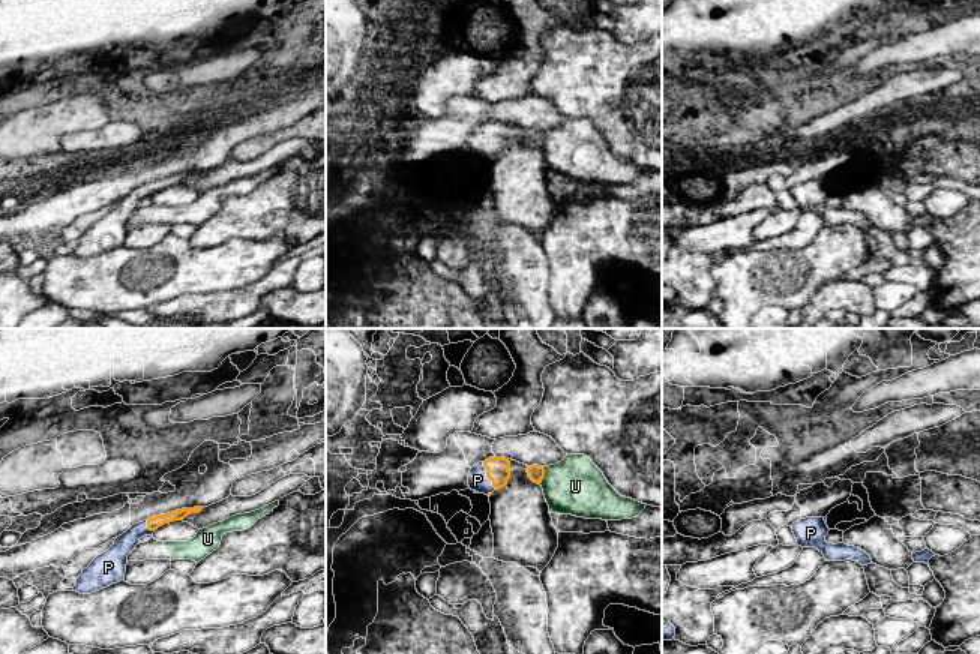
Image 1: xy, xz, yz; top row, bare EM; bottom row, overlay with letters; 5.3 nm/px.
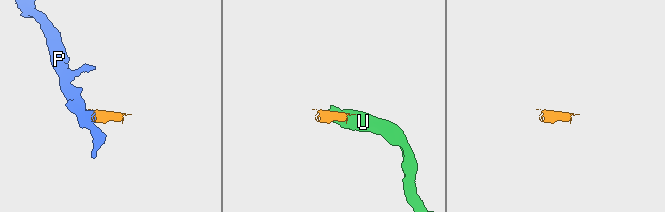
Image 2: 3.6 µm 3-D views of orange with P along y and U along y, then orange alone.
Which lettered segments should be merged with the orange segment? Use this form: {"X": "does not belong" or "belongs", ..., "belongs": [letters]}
{"P": "belongs", "U": "does not belong", "belongs": ["P"]}

